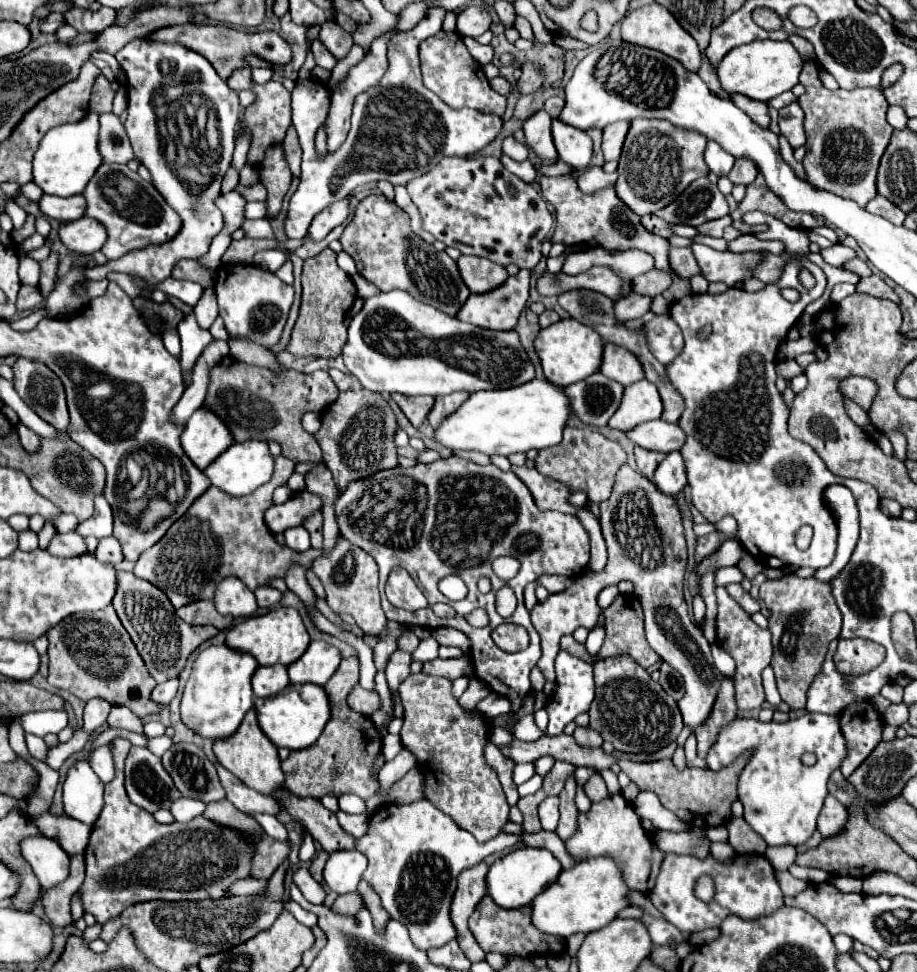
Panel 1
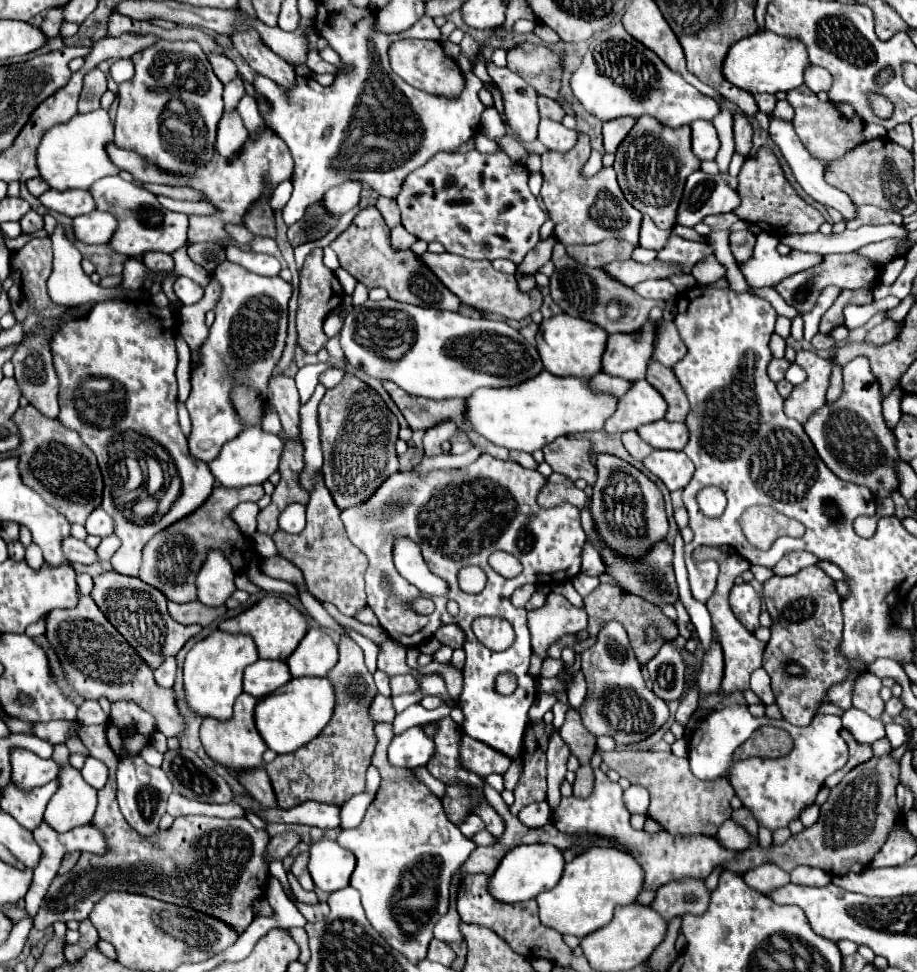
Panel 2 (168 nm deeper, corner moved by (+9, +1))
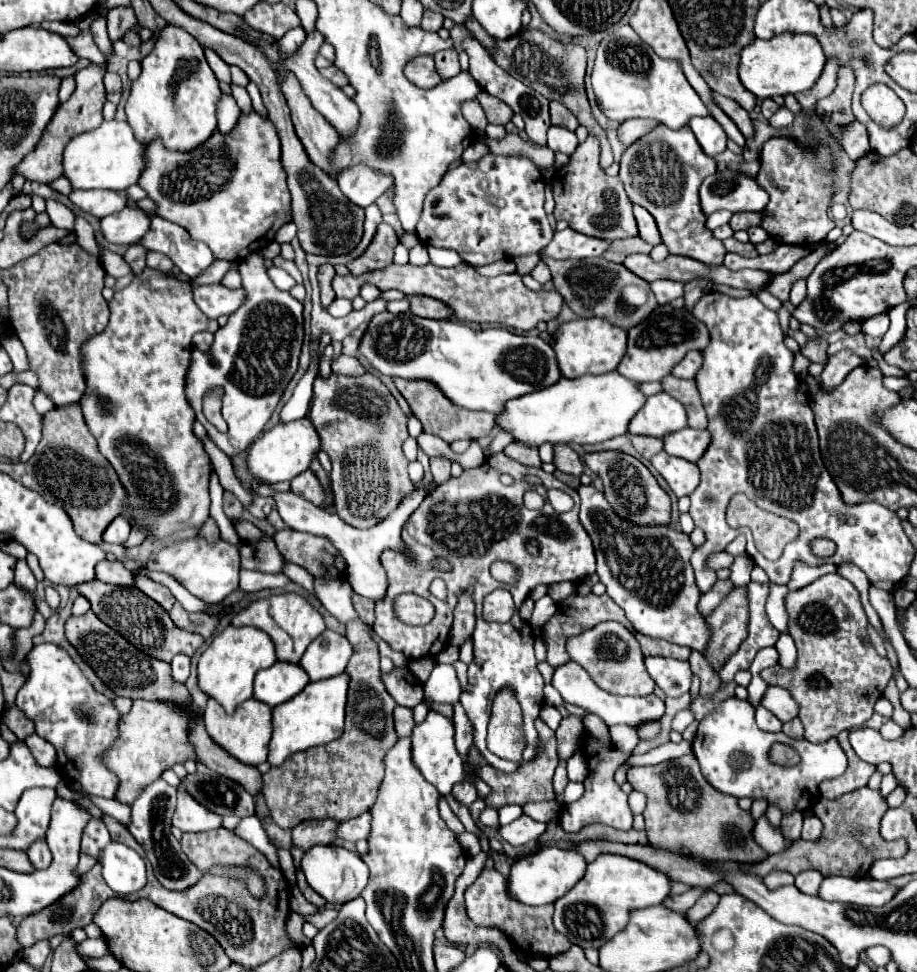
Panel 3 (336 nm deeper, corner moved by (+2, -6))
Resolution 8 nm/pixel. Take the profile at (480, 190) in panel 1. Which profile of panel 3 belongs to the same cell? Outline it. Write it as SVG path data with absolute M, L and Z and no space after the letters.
M485 154L477 162L451 168L427 194L417 236L423 244L455 250L471 266L485 266L539 252L551 242L553 230L543 204L543 176L527 156Z

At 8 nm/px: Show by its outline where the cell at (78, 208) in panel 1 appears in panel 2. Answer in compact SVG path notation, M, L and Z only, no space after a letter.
M48 189L38 199L48 211L62 213L66 217L78 217L94 211L94 199L90 197L88 191L80 189L68 189L68 191Z

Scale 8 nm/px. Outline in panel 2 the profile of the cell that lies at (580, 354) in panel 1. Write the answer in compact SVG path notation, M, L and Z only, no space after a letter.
M566 313L544 319L536 335L538 353L542 357L544 369L558 377L580 377L580 379L590 379L600 371L600 359L606 347L606 339L608 339L606 331L600 329L598 325L578 317L570 317Z

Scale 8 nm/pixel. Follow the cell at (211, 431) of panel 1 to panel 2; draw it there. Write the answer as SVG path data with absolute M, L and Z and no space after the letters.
M224 261L216 267L216 271L212 273L212 277L220 283L222 293L220 299L214 307L216 319L210 327L210 335L206 339L206 343L200 349L200 367L198 371L192 373L192 391L190 397L186 401L190 419L192 419L192 429L188 435L188 447L190 453L196 459L202 459L206 463L210 463L222 449L222 445L230 439L234 439L244 427L232 407L230 401L230 387L234 383L242 383L242 385L252 385L258 387L260 395L266 397L266 383L274 371L274 365L278 363L284 343L286 343L286 323L288 323L288 299L292 295L292 285L282 281L280 277L262 277L256 275L232 261Z

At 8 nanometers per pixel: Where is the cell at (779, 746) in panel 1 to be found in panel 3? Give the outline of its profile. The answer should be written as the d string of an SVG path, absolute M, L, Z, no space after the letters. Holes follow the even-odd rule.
M735 696L723 700L699 722L691 746L701 764L705 780L713 788L723 794L733 794L735 798L765 798L769 804L777 804L783 814L793 810L807 810L813 800L819 798L819 782L837 778L847 768L847 756L835 738L823 744L811 744L807 740L791 740L783 732L763 732L755 724L755 708L747 700L739 700ZM775 742L795 746L801 762L795 766L779 766L775 762L767 762L767 752Z

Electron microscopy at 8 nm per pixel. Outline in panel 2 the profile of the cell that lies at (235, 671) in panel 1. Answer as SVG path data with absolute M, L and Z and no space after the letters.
M222 631L210 633L206 639L198 641L186 655L184 661L184 693L186 703L194 715L206 719L226 721L232 715L232 705L242 693L242 673L258 659L256 645L248 635L228 635Z

